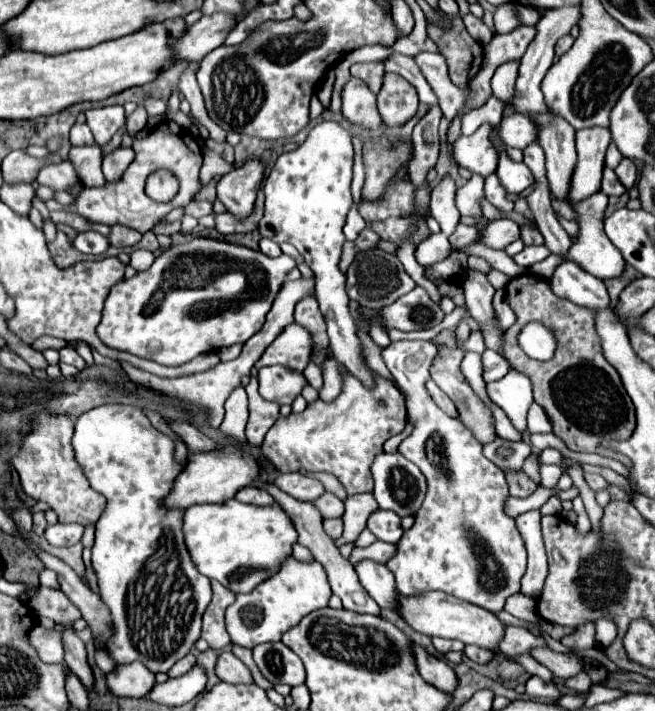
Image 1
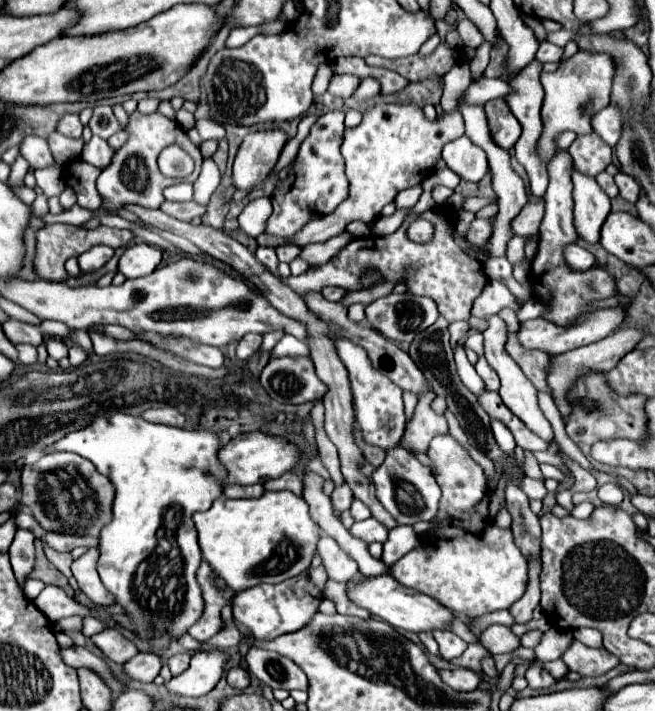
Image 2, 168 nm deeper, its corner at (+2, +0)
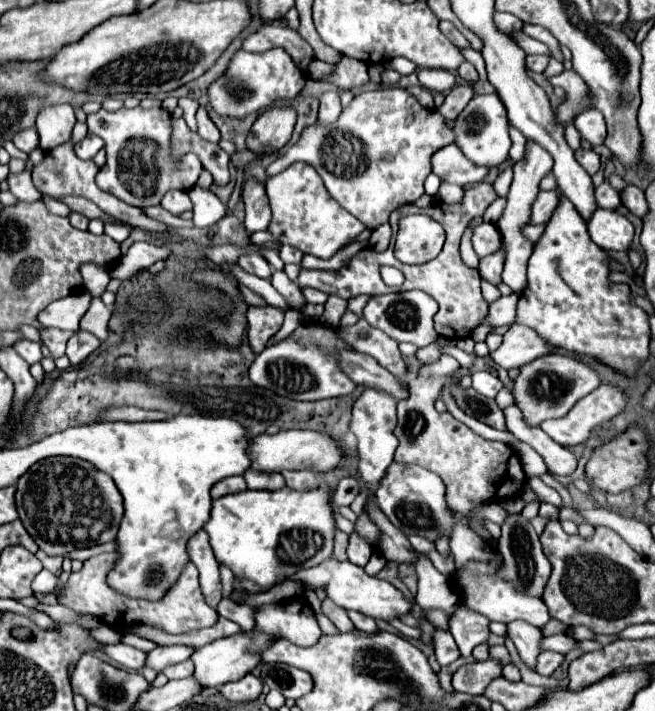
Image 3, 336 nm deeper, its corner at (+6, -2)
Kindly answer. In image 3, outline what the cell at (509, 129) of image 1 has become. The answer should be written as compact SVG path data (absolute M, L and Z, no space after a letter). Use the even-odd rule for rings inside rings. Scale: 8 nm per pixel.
M497 93L491 95L475 95L467 107L461 111L461 115L455 119L453 131L457 131L455 143L461 147L461 151L473 159L473 163L493 167L499 165L507 159L509 147L511 147L511 137L509 137L509 119L505 105L501 103Z

